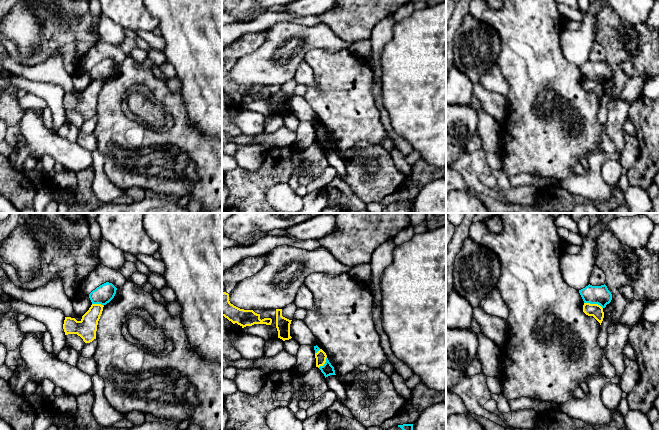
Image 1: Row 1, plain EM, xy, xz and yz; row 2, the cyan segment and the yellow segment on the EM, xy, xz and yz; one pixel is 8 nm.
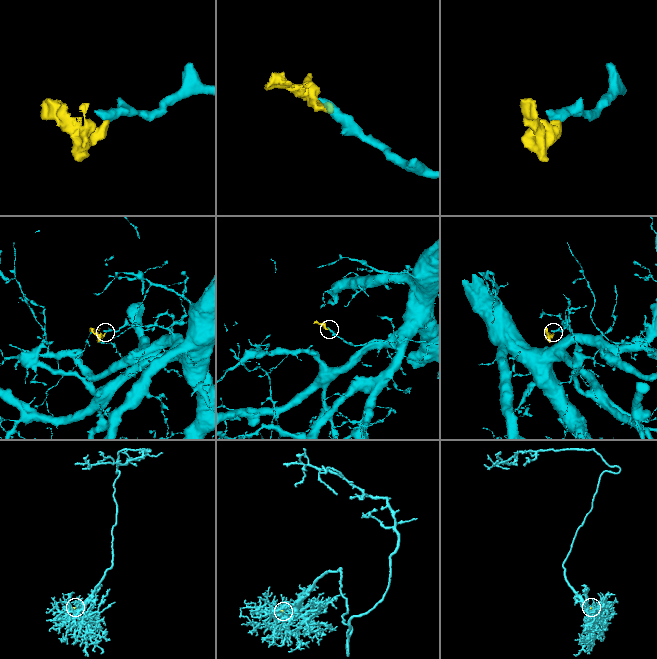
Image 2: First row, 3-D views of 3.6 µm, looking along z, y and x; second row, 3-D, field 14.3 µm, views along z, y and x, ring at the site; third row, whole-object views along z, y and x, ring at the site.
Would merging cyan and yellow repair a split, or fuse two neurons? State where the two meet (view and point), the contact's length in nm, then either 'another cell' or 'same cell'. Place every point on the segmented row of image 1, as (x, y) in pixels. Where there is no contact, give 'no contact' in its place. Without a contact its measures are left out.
contact yz (593, 303); length 160 nm; another cell

